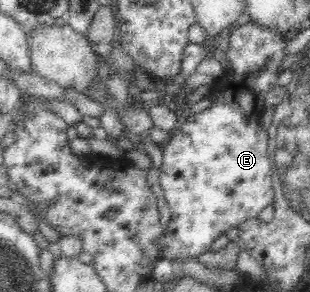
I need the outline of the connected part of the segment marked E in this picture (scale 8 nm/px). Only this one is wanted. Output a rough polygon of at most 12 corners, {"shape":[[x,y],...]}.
{"shape":[[227,34],[211,104],[164,144],[179,266],[273,204],[265,98],[288,36]]}

